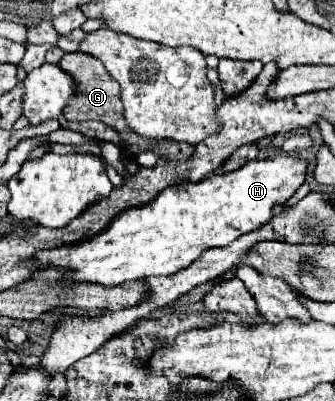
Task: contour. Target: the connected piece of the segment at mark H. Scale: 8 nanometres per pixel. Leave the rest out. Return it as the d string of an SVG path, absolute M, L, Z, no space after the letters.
M291 155L257 159L241 169L223 175L211 175L191 185L167 187L149 205L133 207L117 215L109 227L79 245L61 245L35 253L45 267L67 269L65 281L89 281L101 285L121 285L125 281L171 275L185 269L201 257L203 251L225 247L239 235L259 229L273 217L273 207L285 205L303 185L307 161Z

